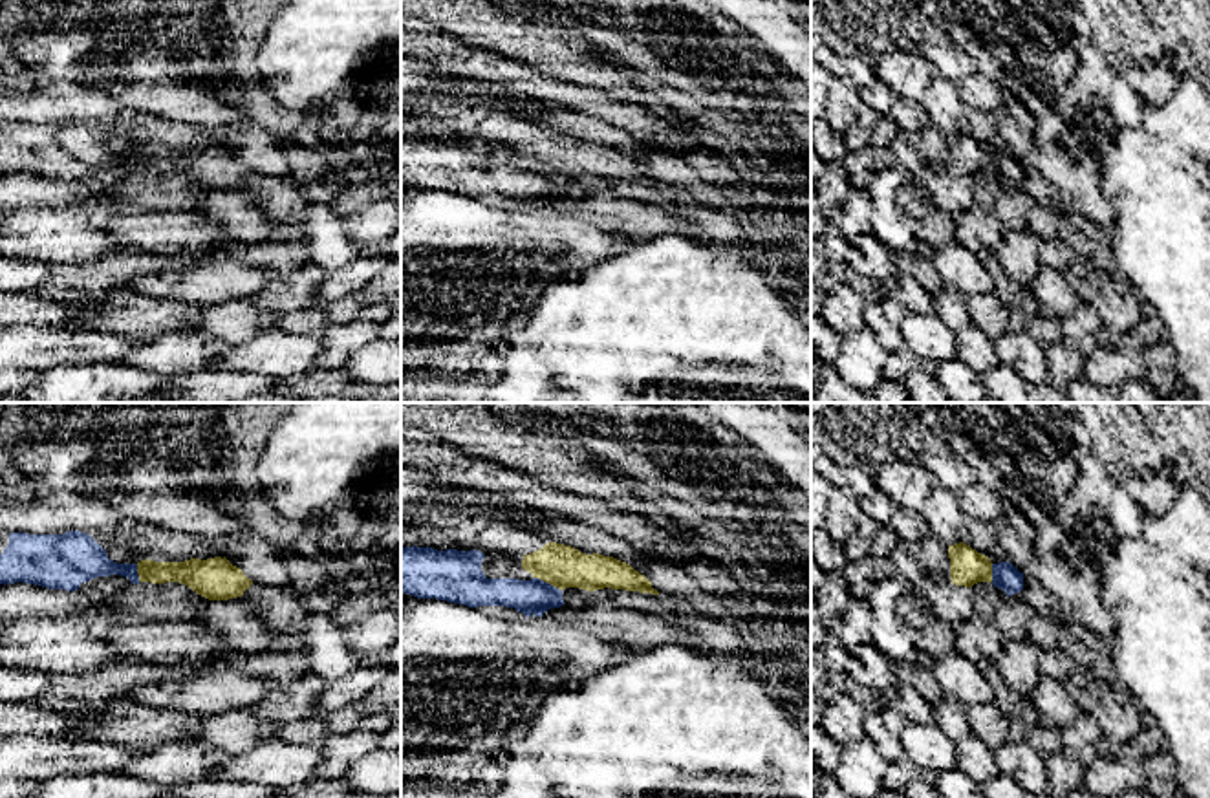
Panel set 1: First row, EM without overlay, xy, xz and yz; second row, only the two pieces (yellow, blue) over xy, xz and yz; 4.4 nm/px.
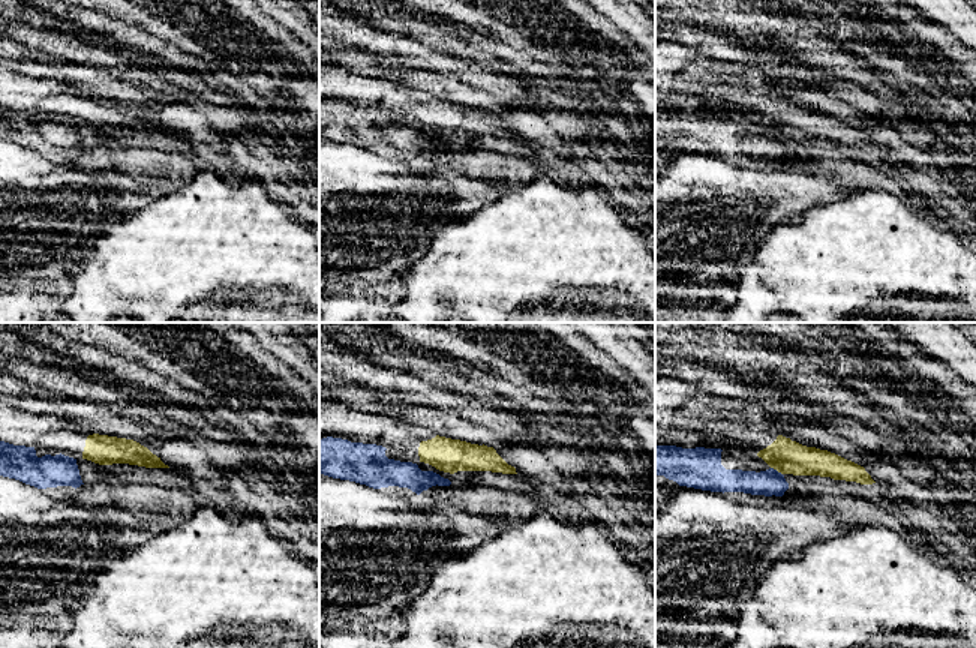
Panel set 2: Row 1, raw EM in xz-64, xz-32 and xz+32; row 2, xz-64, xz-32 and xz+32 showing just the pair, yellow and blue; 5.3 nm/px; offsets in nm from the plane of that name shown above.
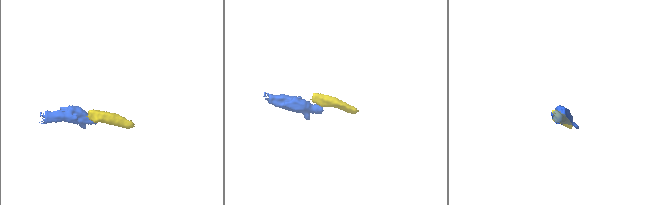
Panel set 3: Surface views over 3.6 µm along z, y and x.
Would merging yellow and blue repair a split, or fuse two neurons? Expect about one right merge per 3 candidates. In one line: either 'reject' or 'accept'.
reject

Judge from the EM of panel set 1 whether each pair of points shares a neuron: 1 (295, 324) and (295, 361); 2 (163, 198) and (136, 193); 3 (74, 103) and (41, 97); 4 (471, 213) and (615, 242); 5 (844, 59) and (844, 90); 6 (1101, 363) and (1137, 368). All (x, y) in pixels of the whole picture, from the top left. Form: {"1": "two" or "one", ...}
{"1": "two", "2": "one", "3": "one", "4": "one", "5": "two", "6": "one"}

